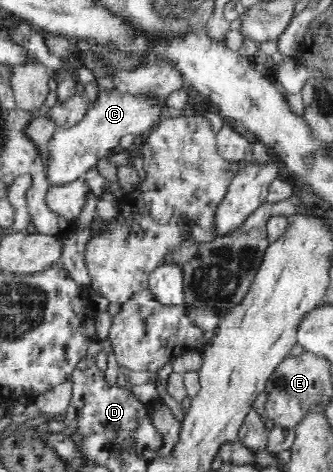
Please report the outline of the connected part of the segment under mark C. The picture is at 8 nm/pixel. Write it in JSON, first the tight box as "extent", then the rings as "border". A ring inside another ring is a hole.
{"extent":[46,85,164,187],"border":[[[98,85],[98,97],[93,103],[89,103],[89,111],[87,115],[81,119],[77,125],[73,127],[61,127],[55,130],[51,139],[46,145],[46,181],[50,187],[61,187],[61,185],[69,185],[79,178],[83,178],[89,169],[93,169],[97,165],[99,159],[108,156],[114,150],[119,150],[120,138],[127,134],[141,135],[146,130],[155,127],[155,123],[161,121],[164,102],[155,101],[154,99],[146,99],[146,97],[137,97],[127,93],[118,93],[114,88],[107,90]]]}

